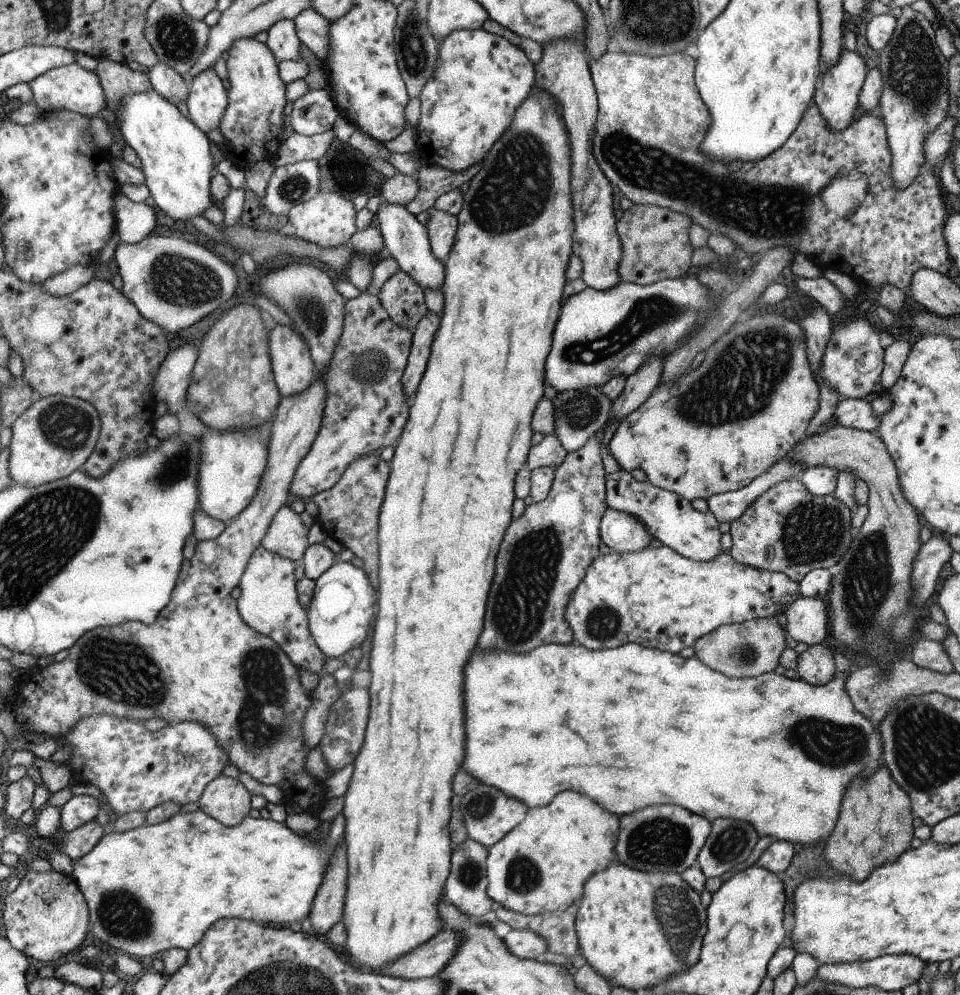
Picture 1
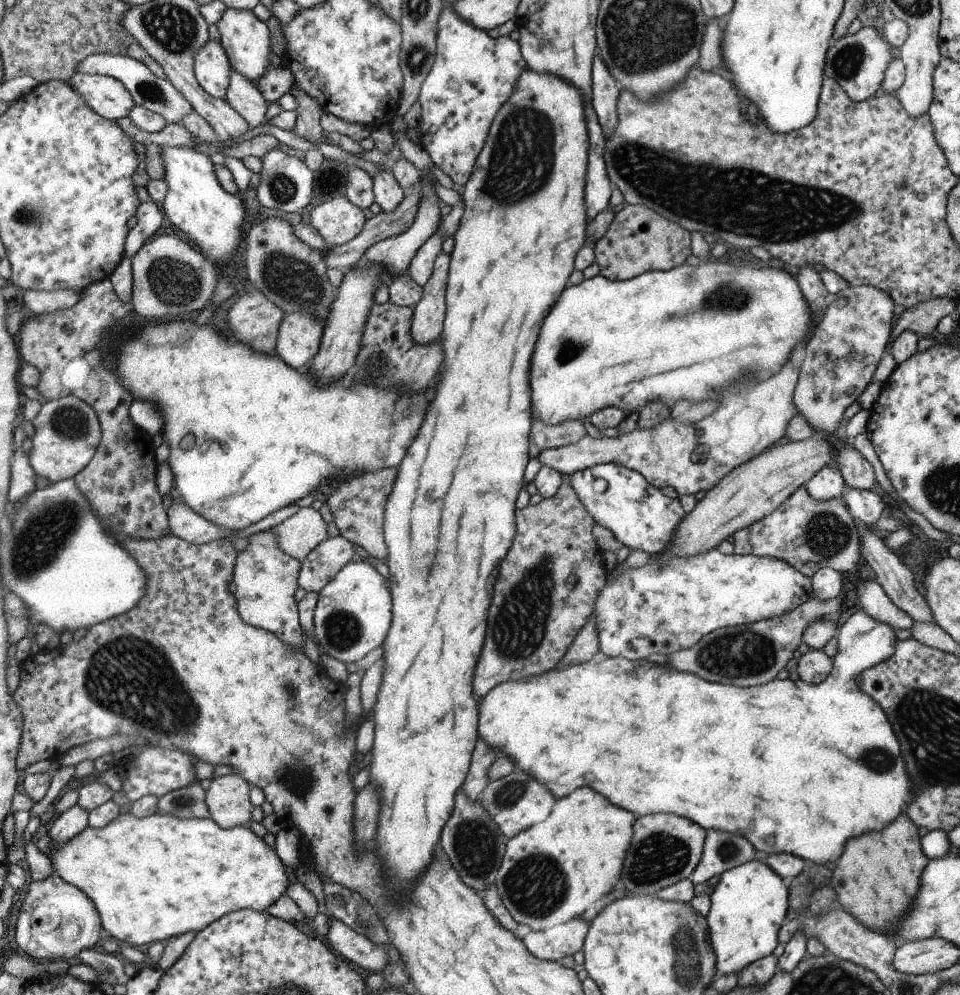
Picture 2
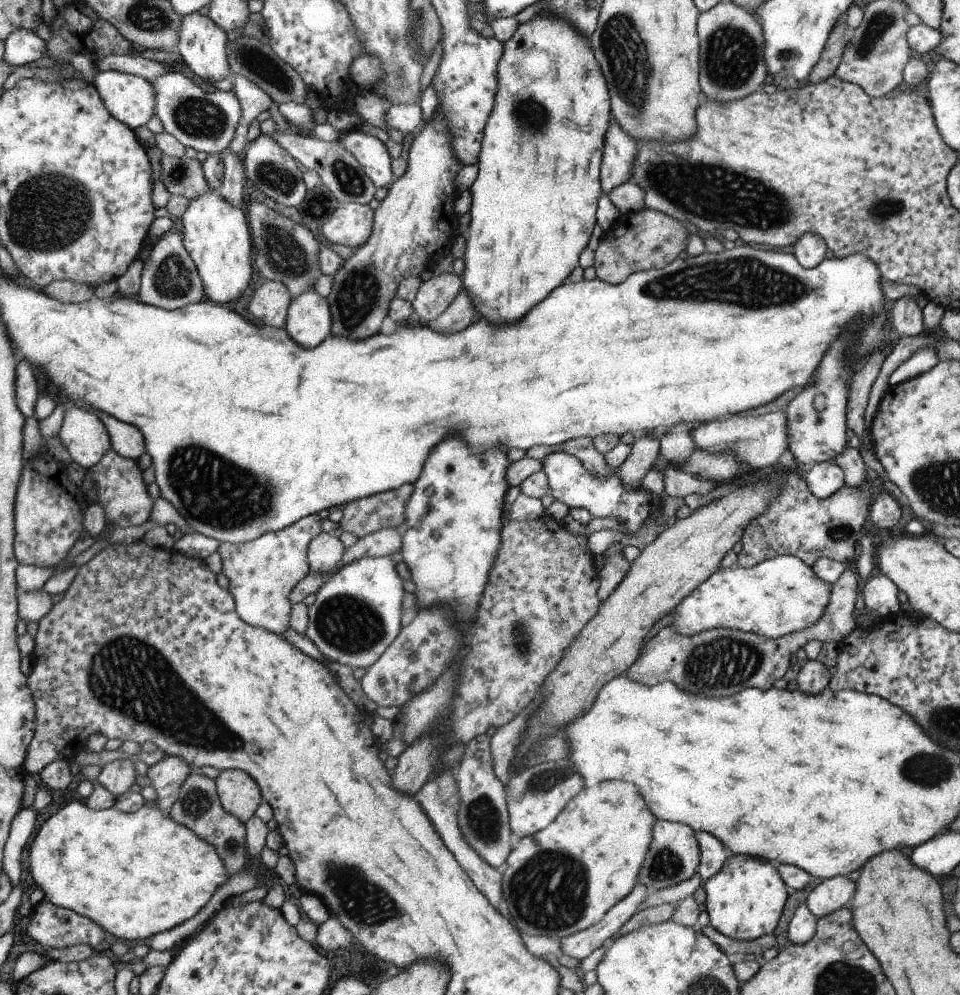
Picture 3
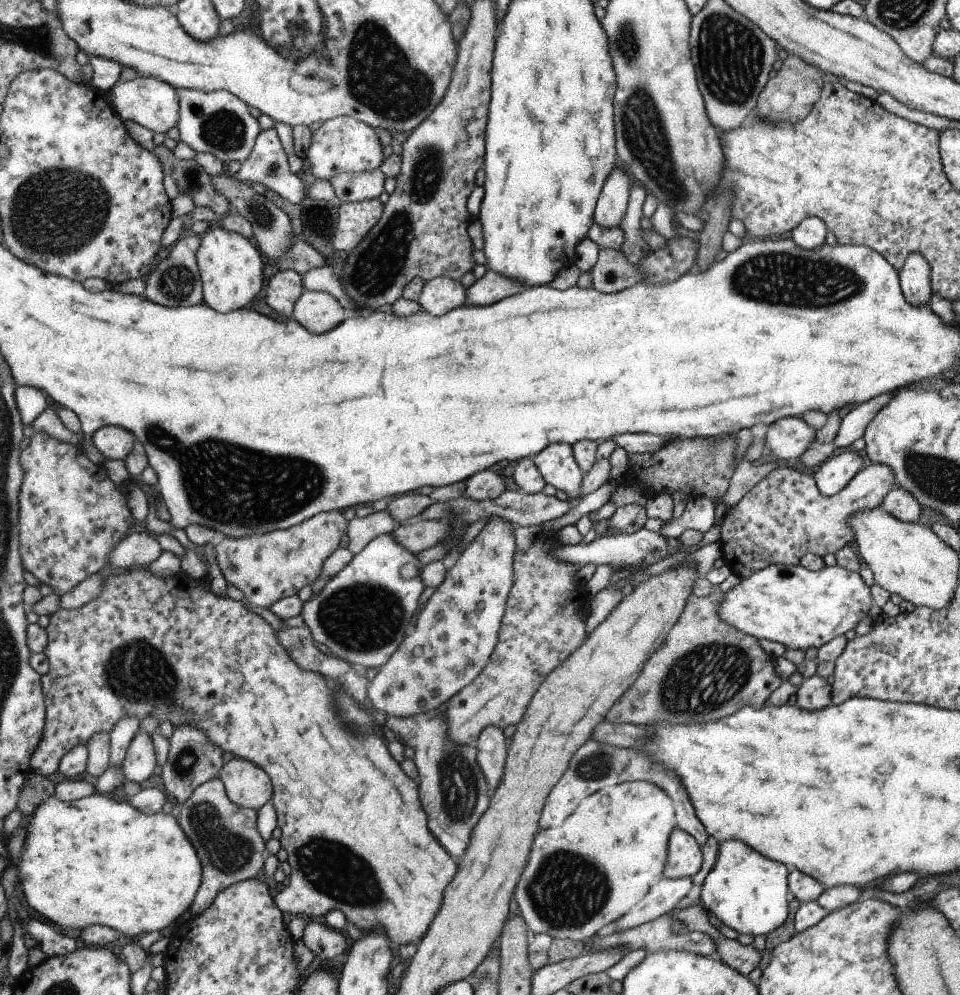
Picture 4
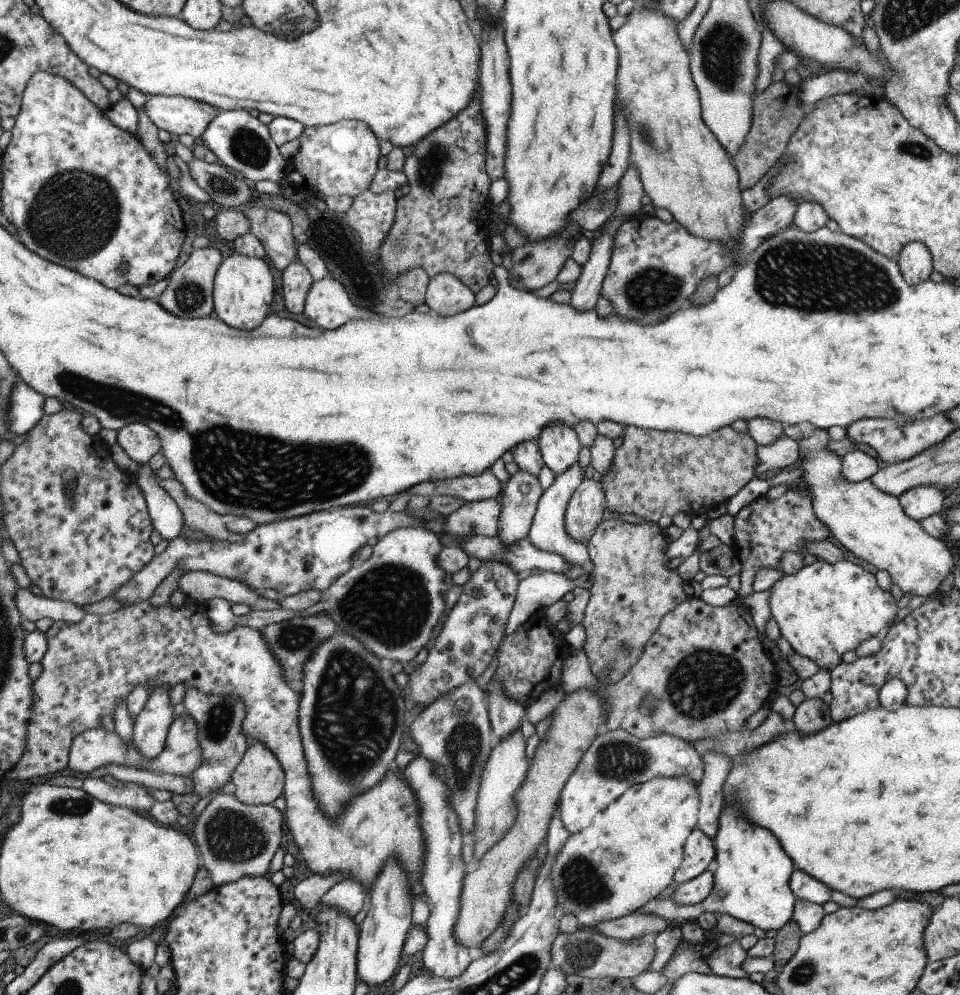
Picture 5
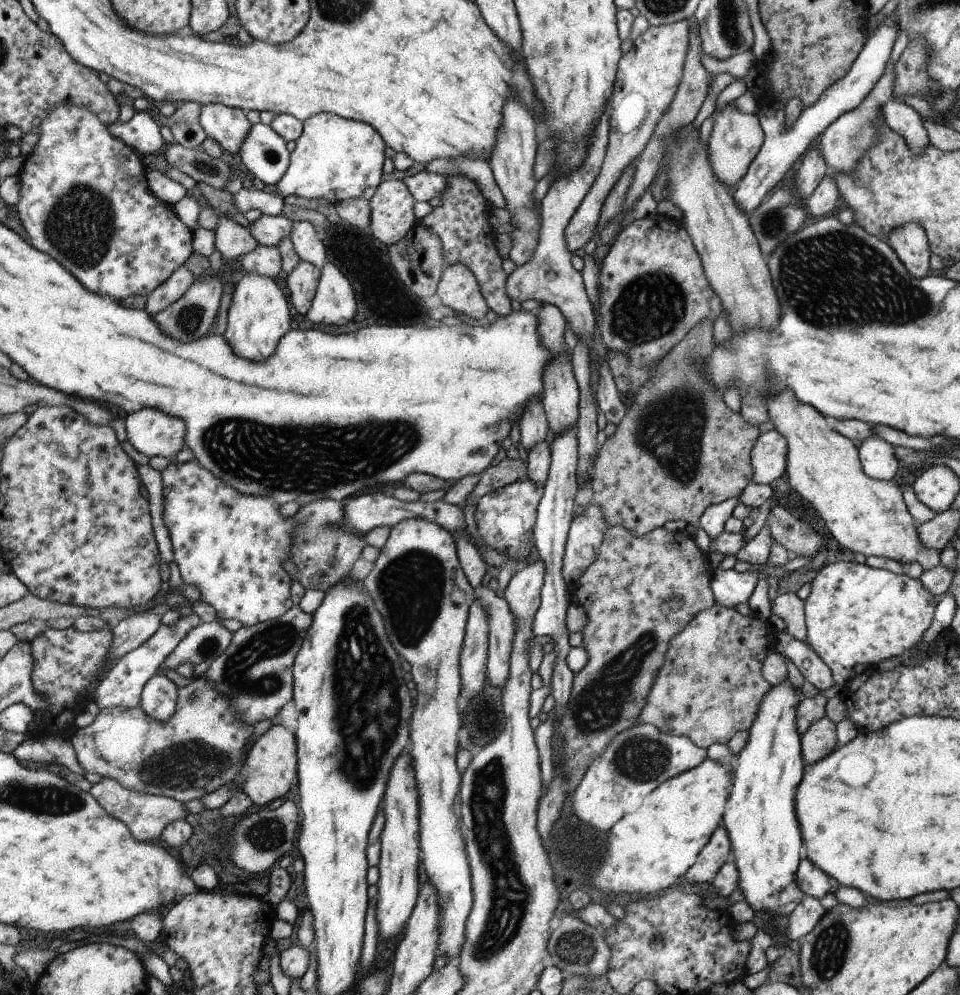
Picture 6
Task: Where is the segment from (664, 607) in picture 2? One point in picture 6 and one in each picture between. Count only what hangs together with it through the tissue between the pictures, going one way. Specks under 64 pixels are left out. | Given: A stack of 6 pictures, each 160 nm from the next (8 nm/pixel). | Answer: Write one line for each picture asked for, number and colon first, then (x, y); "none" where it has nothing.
3: (777, 597)
4: (800, 608)
5: (824, 610)
6: (856, 614)

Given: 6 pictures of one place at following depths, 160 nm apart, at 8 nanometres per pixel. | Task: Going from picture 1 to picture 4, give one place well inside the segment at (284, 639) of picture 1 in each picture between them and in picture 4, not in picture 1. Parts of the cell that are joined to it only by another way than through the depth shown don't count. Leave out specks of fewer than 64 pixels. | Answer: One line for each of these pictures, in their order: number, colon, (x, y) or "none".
2: (266, 576)
3: (261, 573)
4: (267, 568)

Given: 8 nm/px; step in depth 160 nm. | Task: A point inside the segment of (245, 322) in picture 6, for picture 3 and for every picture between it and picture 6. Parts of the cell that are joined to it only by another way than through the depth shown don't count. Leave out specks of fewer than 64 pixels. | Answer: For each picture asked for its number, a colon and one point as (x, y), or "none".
3: (216, 235)
4: (230, 267)
5: (244, 288)

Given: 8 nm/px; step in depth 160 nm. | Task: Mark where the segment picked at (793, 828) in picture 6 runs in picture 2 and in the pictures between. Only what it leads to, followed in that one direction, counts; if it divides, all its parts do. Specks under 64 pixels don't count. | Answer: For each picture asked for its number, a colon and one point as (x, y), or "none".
2: (748, 906)
3: (745, 900)
4: (745, 891)
5: (752, 883)

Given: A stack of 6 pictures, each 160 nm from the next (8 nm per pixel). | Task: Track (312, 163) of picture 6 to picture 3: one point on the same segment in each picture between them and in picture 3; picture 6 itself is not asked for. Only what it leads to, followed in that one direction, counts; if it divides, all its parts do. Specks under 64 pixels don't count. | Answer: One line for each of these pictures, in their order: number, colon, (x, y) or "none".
3: (375, 160)
4: (345, 144)
5: (338, 159)

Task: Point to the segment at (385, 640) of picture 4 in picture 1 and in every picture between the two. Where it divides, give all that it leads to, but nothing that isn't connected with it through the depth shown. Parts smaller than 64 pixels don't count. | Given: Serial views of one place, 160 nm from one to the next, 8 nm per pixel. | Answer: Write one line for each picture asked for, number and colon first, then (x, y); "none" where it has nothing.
1: (343, 607)
2: (354, 610)
3: (356, 615)

